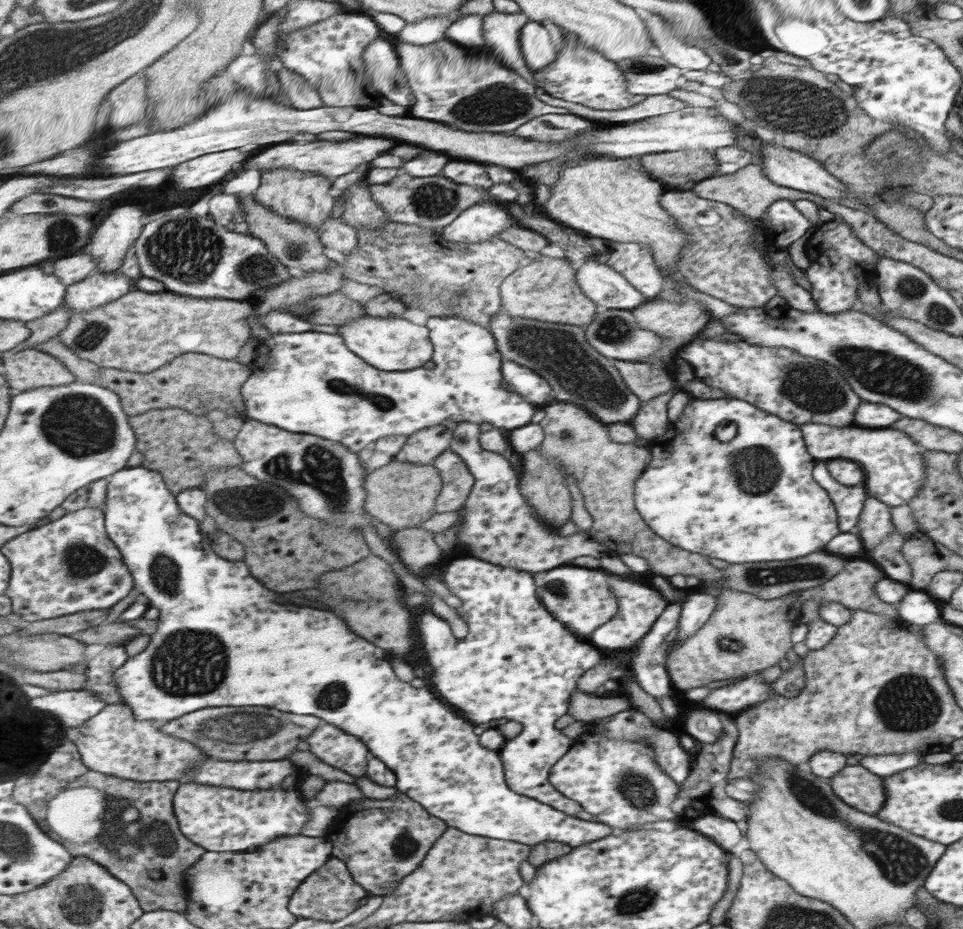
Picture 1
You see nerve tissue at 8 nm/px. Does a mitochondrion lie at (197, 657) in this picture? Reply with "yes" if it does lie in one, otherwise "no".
yes

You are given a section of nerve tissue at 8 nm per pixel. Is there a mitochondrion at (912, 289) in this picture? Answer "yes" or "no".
yes

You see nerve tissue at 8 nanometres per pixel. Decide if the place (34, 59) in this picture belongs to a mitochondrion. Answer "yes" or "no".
yes

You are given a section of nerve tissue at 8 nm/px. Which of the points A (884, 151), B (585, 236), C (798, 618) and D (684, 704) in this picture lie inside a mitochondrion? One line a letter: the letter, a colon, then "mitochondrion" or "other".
A: mitochondrion
B: other
C: other
D: other

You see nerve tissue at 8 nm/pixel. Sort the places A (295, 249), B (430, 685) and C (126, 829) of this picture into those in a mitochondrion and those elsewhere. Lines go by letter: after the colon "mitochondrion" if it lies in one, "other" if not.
A: mitochondrion
B: other
C: mitochondrion

